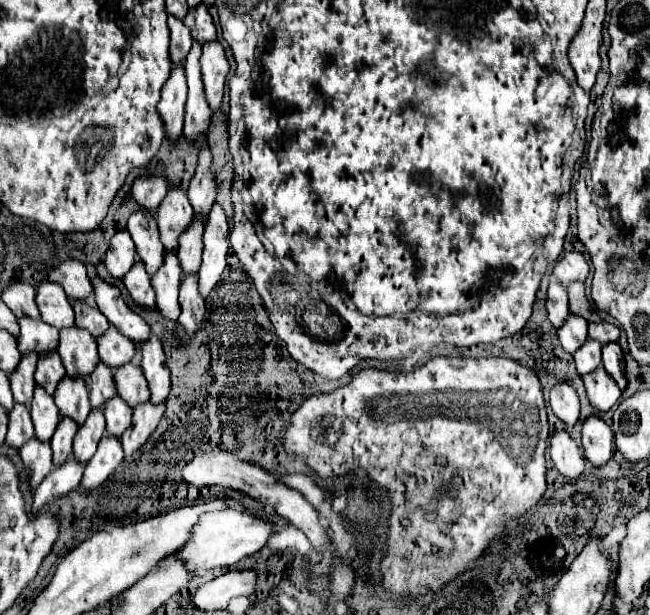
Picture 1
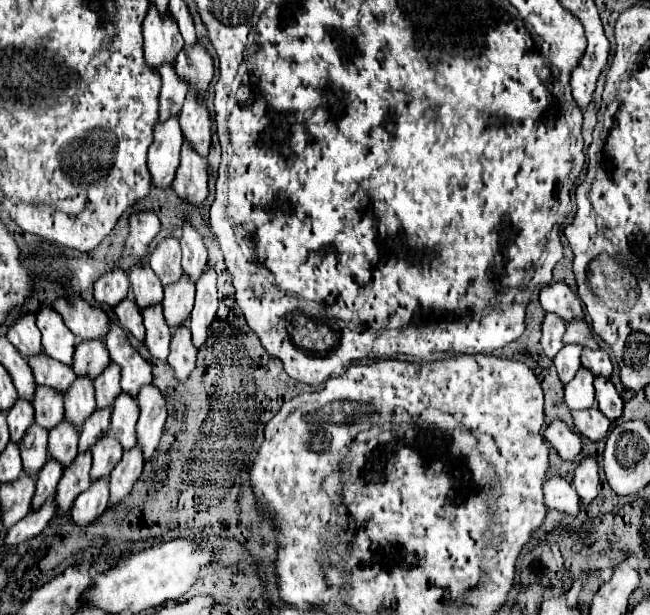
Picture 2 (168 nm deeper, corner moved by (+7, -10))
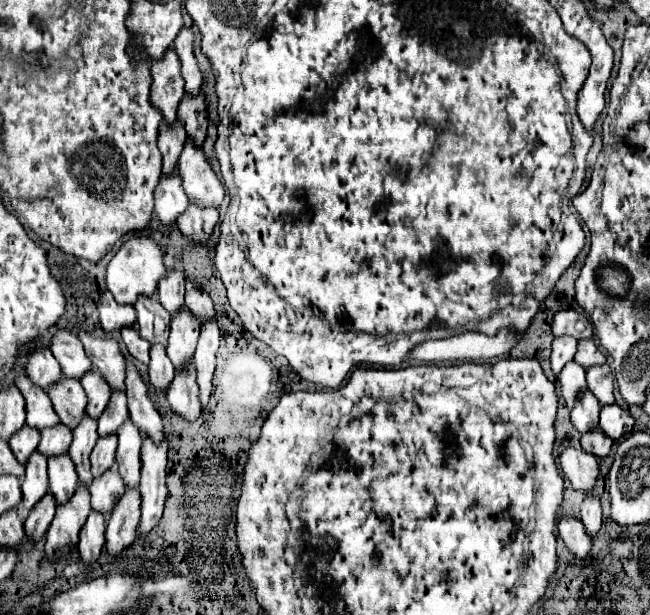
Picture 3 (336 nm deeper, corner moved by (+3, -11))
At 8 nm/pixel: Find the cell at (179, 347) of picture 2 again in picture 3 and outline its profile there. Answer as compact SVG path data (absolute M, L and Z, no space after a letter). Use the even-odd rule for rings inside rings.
M188 360L184 368L178 368L174 372L172 384L168 386L168 402L170 410L188 418L196 420L200 410L200 398L198 398L198 388L196 388L196 368L194 362Z

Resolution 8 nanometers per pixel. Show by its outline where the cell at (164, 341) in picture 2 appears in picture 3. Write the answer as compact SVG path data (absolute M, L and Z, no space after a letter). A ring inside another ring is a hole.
M154 344L150 348L150 382L160 388L160 390L166 390L172 376L174 376L174 366L172 362L168 360L166 356L166 348L162 344Z

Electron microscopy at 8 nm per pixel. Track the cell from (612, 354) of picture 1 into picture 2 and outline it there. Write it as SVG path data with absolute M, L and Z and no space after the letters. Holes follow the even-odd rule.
M594 379L594 387L596 387L596 403L598 403L598 409L610 421L620 419L622 417L622 397L614 389L612 381L608 381L608 379Z

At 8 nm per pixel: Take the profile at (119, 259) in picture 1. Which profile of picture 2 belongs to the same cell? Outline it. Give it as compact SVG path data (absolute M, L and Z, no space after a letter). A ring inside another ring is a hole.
M112 271L102 275L94 283L94 299L112 309L128 297L128 291L130 291L128 275L112 275Z

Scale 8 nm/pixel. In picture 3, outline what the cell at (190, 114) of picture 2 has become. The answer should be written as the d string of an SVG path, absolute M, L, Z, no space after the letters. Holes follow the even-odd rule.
M186 138L184 152L178 160L178 170L184 180L186 196L198 206L220 206L224 198L224 186L210 168L210 162L202 148L196 148Z

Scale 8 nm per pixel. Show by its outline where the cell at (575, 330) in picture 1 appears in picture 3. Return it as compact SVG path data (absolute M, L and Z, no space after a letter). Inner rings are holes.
M572 360L558 374L558 382L560 382L560 390L562 390L562 396L564 396L566 404L568 404L568 408L572 408L574 402L586 390L586 370Z

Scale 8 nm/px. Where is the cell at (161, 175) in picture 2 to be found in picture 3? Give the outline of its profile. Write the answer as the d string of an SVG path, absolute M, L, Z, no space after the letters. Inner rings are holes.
M172 172L172 176L162 176L160 184L154 192L156 208L154 212L162 220L162 224L174 224L176 218L188 206L188 196L184 196L184 186L180 182L180 172Z

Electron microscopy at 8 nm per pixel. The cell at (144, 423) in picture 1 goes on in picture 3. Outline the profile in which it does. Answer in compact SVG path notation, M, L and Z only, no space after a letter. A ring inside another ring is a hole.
M126 488L124 496L120 496L116 508L108 516L106 548L110 554L120 554L136 540L138 522L140 522L140 490Z

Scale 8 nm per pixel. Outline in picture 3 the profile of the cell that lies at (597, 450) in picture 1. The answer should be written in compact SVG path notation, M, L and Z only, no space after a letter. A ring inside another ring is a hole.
M584 496L582 506L580 506L580 518L586 526L586 532L590 536L594 536L600 526L602 526L602 506L600 506L600 498L598 496Z

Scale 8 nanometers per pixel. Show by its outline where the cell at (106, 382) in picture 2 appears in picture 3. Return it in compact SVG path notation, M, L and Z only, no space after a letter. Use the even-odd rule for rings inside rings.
M112 392L108 408L102 412L98 420L98 434L112 434L118 430L118 426L128 418L126 408L126 396L124 392Z

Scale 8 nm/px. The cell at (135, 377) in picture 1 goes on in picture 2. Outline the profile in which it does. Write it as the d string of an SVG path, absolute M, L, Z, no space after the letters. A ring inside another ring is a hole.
M120 395L112 405L112 421L110 431L118 439L124 451L130 451L136 443L136 421L138 421L138 403L136 399L128 399L128 395Z

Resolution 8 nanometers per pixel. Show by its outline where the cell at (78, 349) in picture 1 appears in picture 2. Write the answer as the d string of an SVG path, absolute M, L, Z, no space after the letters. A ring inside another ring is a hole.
M76 379L72 385L72 391L64 397L66 403L66 419L80 429L84 421L96 411L96 401L94 401L94 387L88 383L88 379Z

